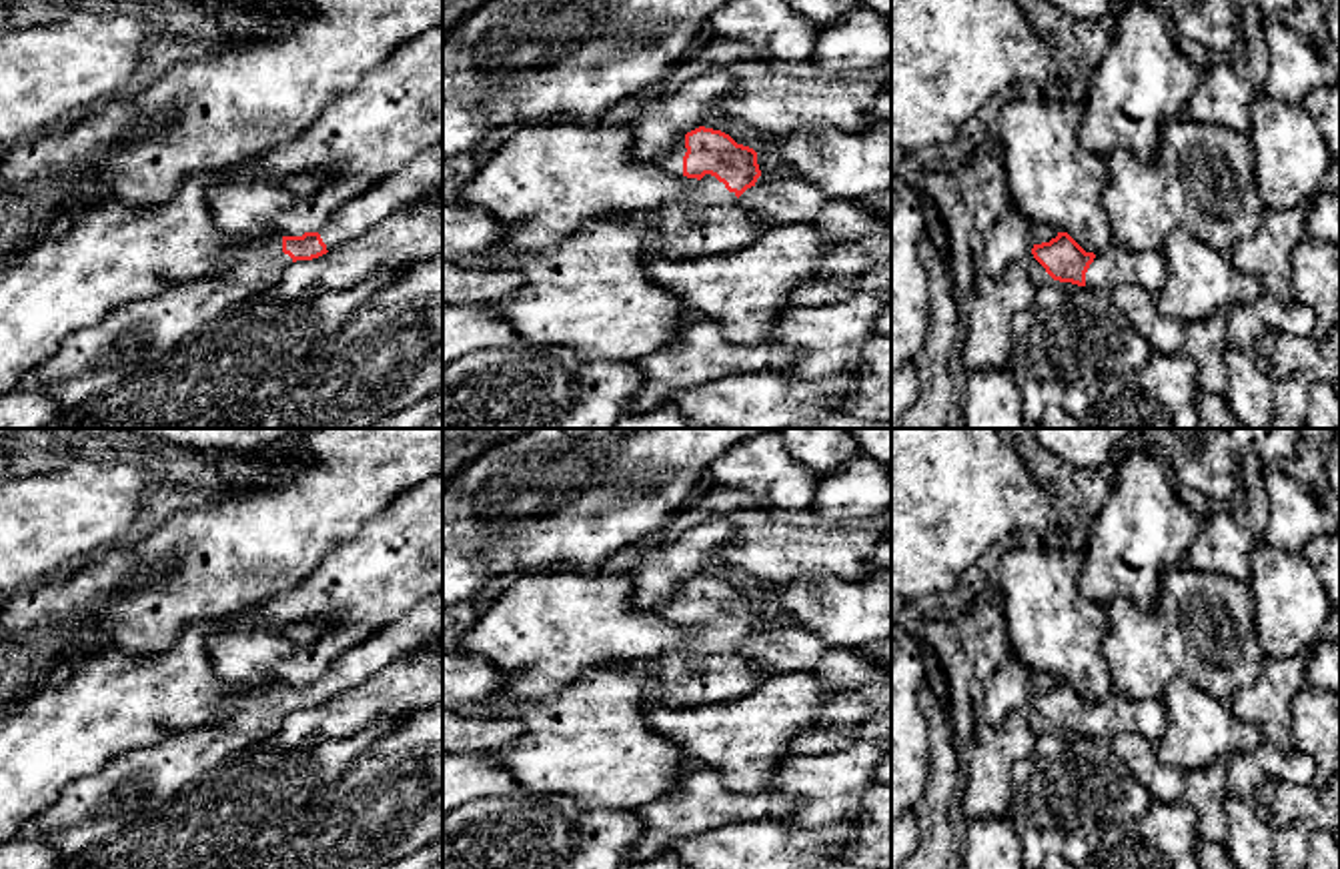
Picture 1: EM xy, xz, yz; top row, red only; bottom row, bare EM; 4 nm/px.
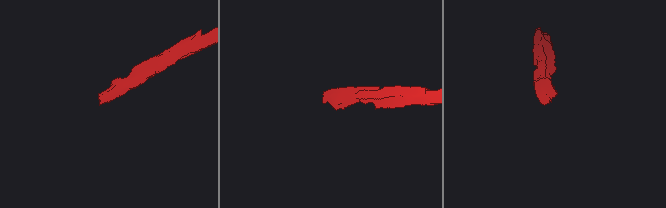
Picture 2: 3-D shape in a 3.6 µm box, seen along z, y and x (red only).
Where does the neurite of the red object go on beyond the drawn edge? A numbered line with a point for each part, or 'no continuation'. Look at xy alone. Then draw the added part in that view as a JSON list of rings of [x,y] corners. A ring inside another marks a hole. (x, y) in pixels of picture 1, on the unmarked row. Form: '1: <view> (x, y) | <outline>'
1: xy (91, 811) | [[[282,685],[266,687],[252,697],[228,701],[222,709],[224,715],[218,721],[172,733],[152,747],[120,753],[96,775],[70,783],[48,811],[20,827],[18,837],[52,841],[60,865],[68,865],[84,849],[108,843],[162,809],[210,769],[272,737],[292,713],[292,707],[282,701]]]

